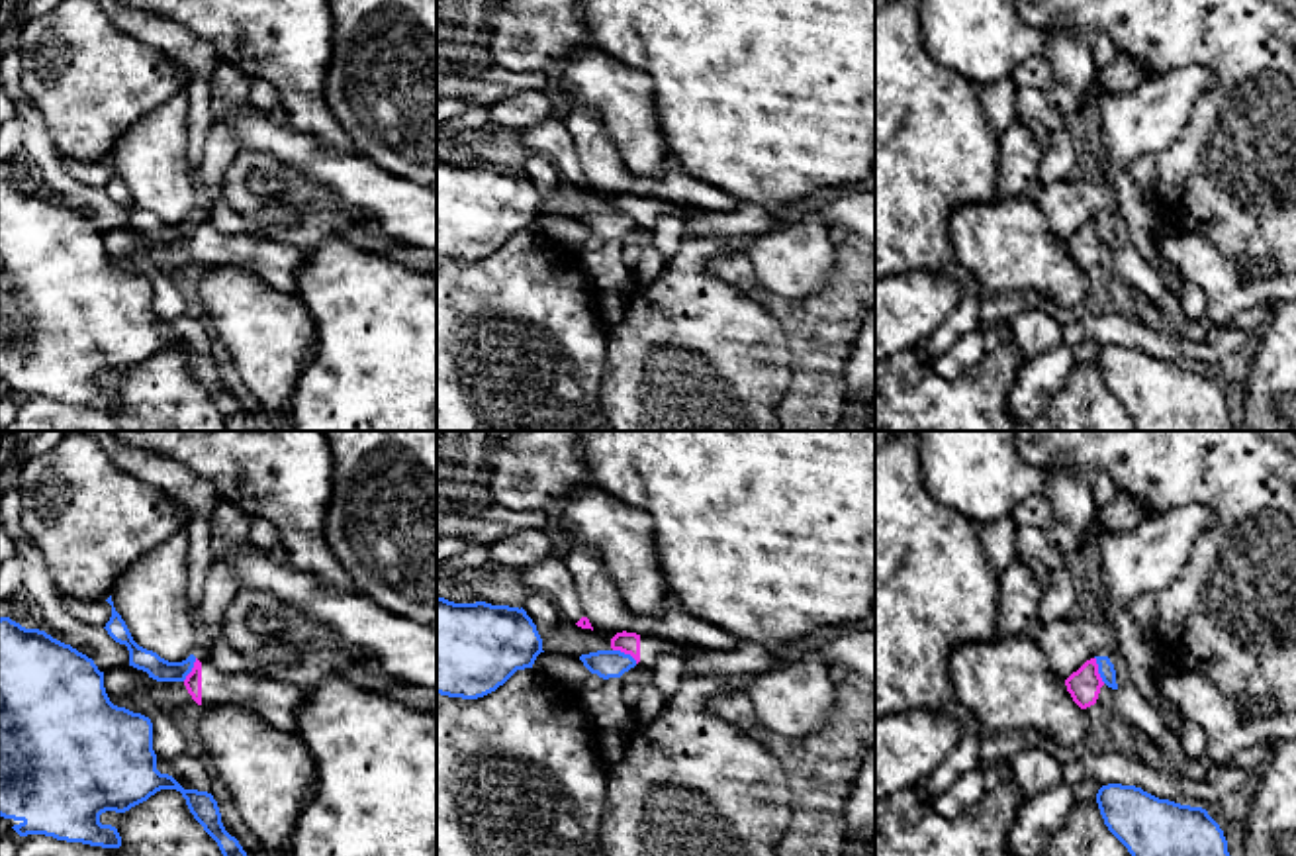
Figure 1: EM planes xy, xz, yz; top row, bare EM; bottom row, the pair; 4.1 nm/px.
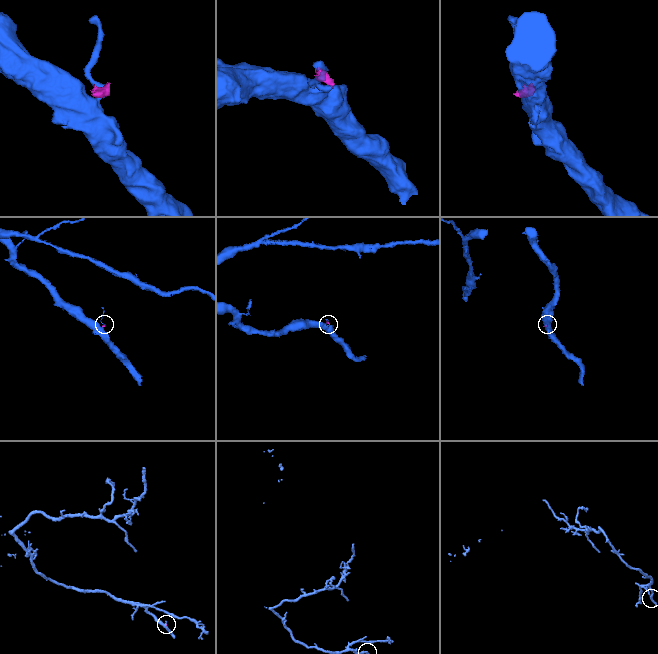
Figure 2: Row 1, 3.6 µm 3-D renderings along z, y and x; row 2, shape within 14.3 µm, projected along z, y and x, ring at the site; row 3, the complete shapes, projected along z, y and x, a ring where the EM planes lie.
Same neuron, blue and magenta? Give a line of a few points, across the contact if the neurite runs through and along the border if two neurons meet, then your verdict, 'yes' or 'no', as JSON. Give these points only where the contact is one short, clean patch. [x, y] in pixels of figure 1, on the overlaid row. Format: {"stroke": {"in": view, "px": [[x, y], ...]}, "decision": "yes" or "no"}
{"stroke": {"in": "xz", "px": [[613, 649], [619, 649], [637, 663]]}, "decision": "no"}

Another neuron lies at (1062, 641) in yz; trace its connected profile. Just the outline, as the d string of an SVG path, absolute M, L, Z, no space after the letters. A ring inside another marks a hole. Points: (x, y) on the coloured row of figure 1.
M1102 605L1094 617L1040 623L1032 641L1043 650L1049 670L1063 680L1094 656L1120 652L1114 623Z

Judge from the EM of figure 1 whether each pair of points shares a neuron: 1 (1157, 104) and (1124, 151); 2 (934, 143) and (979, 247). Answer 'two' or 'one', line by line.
1: one
2: two

